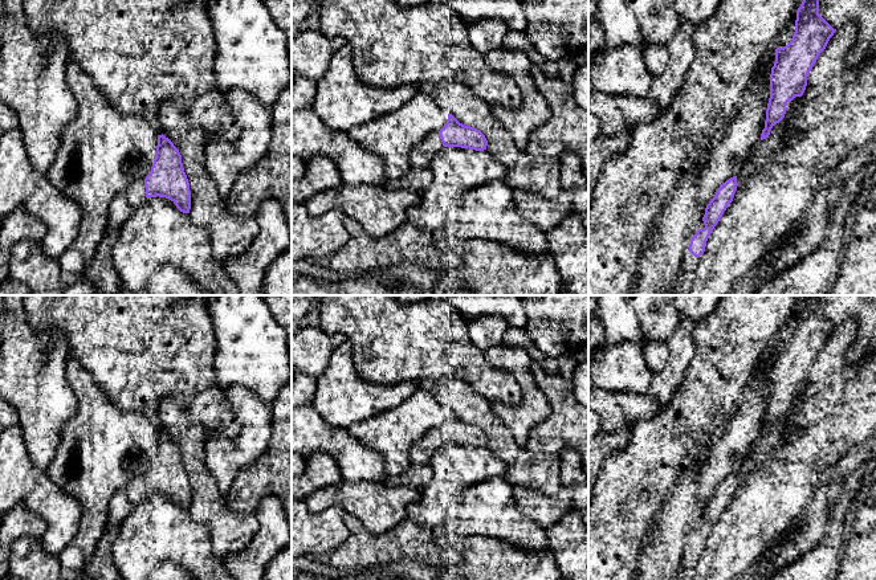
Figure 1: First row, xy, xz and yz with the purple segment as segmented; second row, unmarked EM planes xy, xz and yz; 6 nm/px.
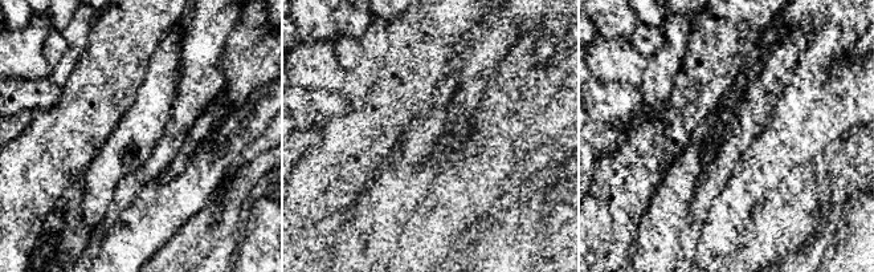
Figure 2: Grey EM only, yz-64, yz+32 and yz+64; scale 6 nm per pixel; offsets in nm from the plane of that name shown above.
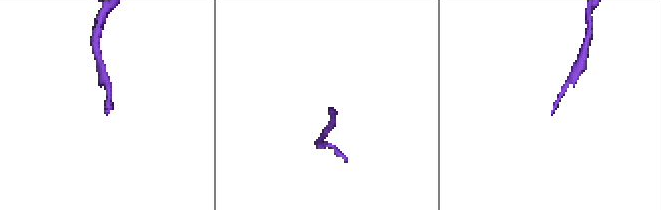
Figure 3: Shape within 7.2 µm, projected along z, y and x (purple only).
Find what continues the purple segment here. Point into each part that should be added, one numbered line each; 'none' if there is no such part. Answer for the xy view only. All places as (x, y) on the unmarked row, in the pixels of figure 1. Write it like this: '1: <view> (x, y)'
1: xy (122, 503)

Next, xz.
1: xz (423, 450)

